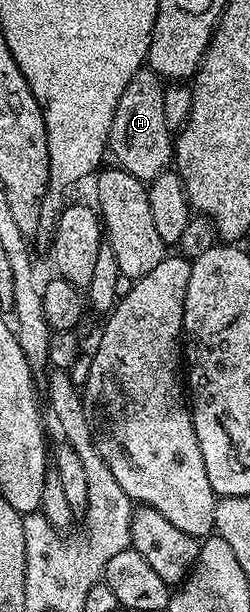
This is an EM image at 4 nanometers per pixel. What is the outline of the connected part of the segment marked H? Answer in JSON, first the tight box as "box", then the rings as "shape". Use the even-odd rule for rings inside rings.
{"box":[109,68,173,184],"shape":[[[144,68],[137,71],[133,80],[125,84],[125,92],[121,92],[121,100],[117,100],[117,112],[113,116],[109,150],[122,169],[129,171],[135,178],[140,178],[145,184],[150,184],[157,176],[164,174],[173,162],[173,134],[167,129],[164,115],[164,79],[154,70]]]}

